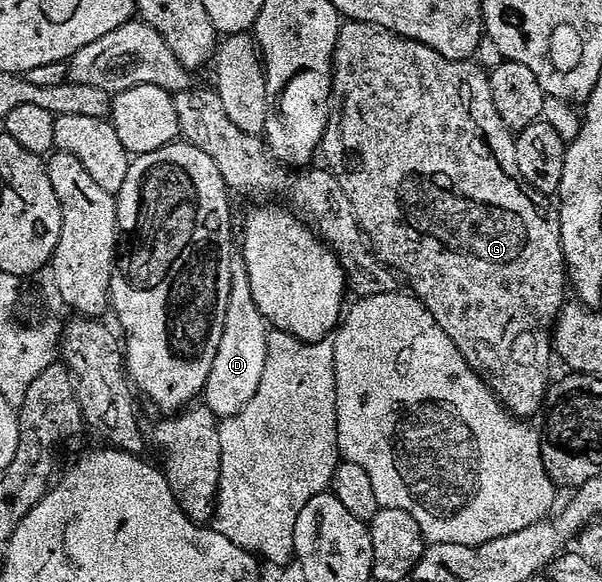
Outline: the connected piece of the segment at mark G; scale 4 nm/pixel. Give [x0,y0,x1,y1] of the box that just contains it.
[319,20,566,419]

